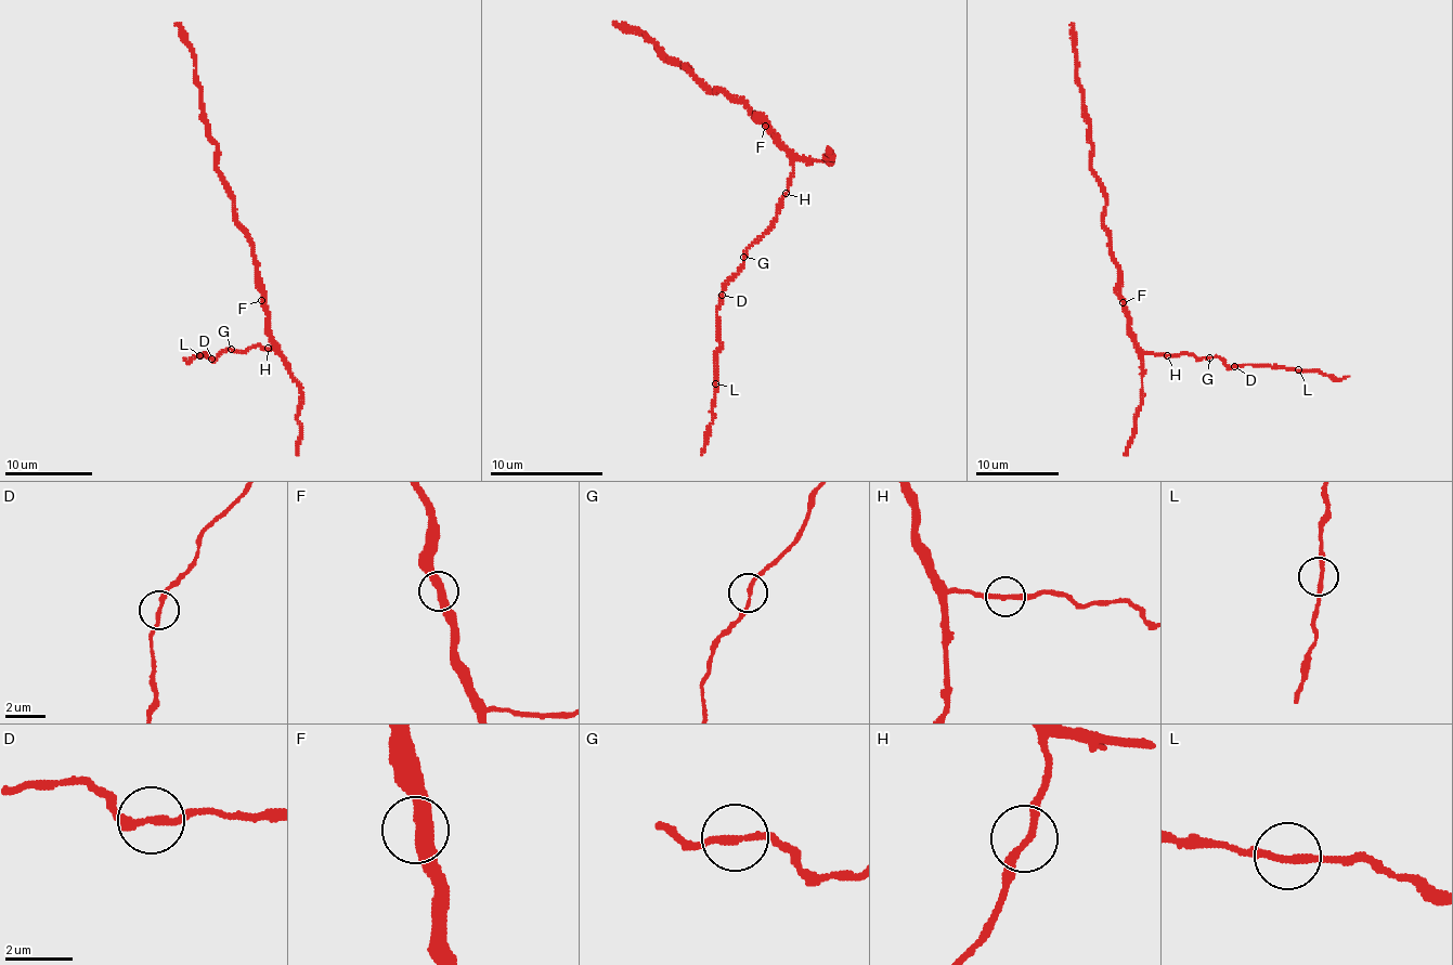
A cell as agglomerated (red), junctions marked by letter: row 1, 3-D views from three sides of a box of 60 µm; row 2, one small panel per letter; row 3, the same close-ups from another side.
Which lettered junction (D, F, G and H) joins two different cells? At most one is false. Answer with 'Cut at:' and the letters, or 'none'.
Cut at: none

